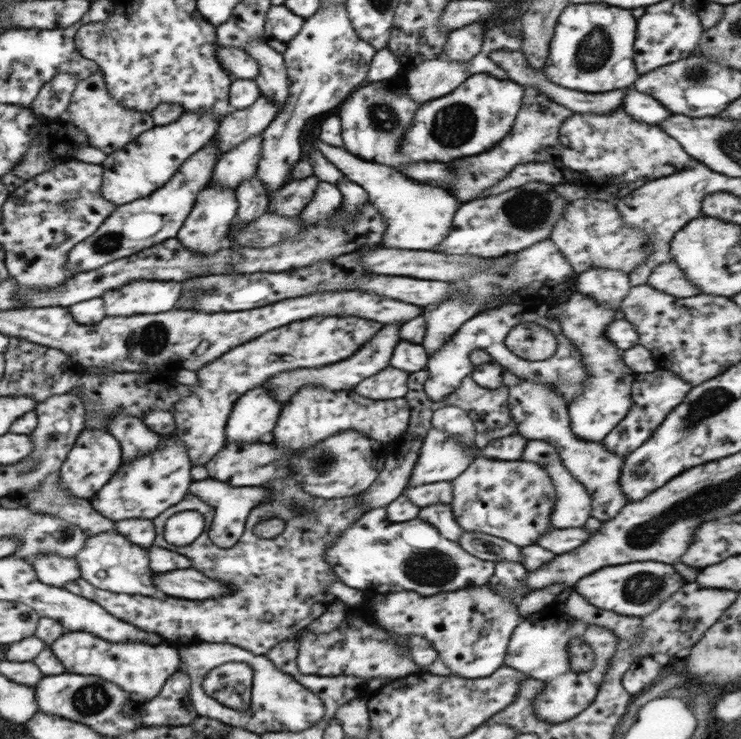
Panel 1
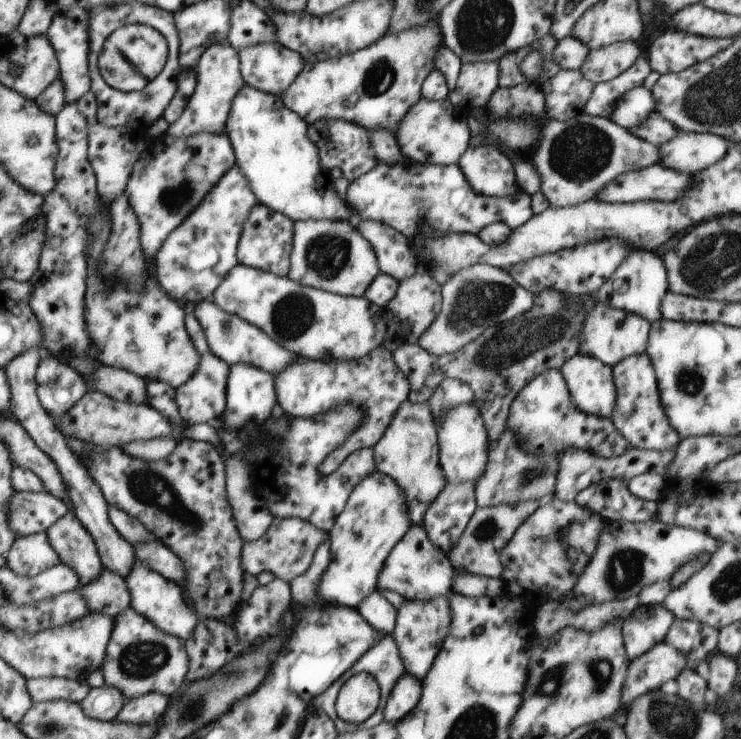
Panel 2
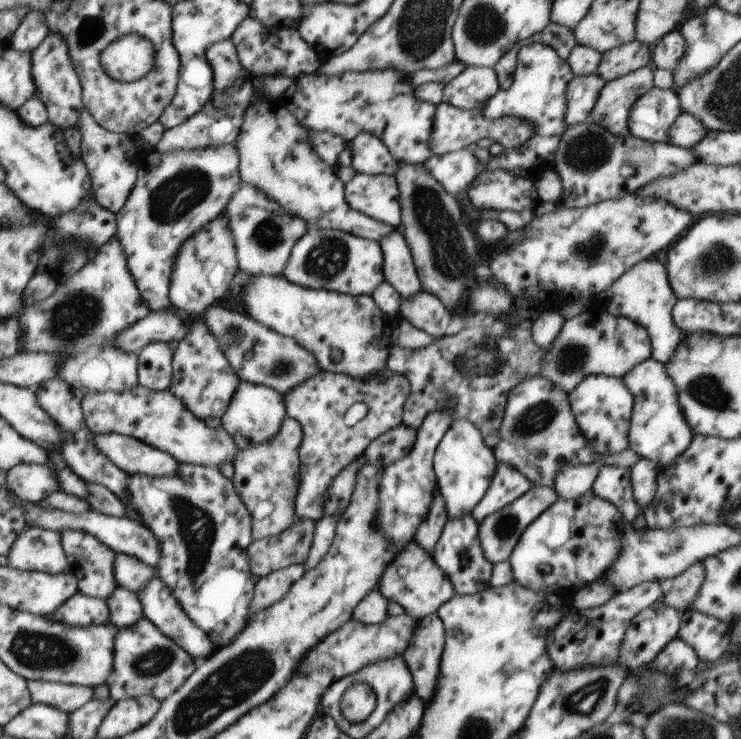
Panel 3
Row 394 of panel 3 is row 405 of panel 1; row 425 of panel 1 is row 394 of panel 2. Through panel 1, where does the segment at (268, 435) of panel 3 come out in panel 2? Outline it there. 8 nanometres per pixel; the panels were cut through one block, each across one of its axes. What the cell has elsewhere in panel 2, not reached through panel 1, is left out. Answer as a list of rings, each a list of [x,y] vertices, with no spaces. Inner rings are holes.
[[[229,364],[226,398],[227,407],[222,413],[224,428],[240,429],[242,424],[264,424],[264,420],[277,410],[272,374],[252,364]]]

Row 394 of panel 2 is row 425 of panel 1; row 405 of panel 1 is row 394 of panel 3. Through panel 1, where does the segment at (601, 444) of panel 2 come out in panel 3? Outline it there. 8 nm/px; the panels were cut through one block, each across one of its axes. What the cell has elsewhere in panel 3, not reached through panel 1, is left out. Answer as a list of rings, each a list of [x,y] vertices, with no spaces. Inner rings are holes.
[[[538,375],[525,380],[509,391],[505,416],[500,429],[500,442],[493,449],[497,462],[520,470],[533,485],[554,486],[560,468],[572,464],[590,464],[598,452],[590,446],[575,420],[569,395]]]

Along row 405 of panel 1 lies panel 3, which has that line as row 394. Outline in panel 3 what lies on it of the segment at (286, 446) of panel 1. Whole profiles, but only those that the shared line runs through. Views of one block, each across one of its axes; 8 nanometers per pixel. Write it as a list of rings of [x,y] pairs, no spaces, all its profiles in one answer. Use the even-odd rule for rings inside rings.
[[[388,368],[366,378],[352,378],[321,369],[320,376],[310,378],[304,384],[294,384],[294,388],[283,395],[287,416],[298,421],[303,430],[299,448],[299,487],[295,498],[297,518],[317,520],[323,517],[322,500],[338,472],[358,456],[364,456],[367,446],[375,438],[403,422],[403,408],[410,387],[406,376]],[[356,402],[366,404],[368,413],[354,426],[348,427],[344,423],[344,414]]]

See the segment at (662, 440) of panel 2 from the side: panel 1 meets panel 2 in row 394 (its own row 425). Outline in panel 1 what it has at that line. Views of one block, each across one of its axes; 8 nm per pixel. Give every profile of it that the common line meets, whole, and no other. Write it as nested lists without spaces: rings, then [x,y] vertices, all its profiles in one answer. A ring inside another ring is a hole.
[[[657,368],[649,373],[637,373],[630,388],[632,406],[627,415],[605,436],[602,444],[618,456],[625,457],[634,452],[662,424],[670,410],[674,410],[686,398],[692,387],[668,369]]]

